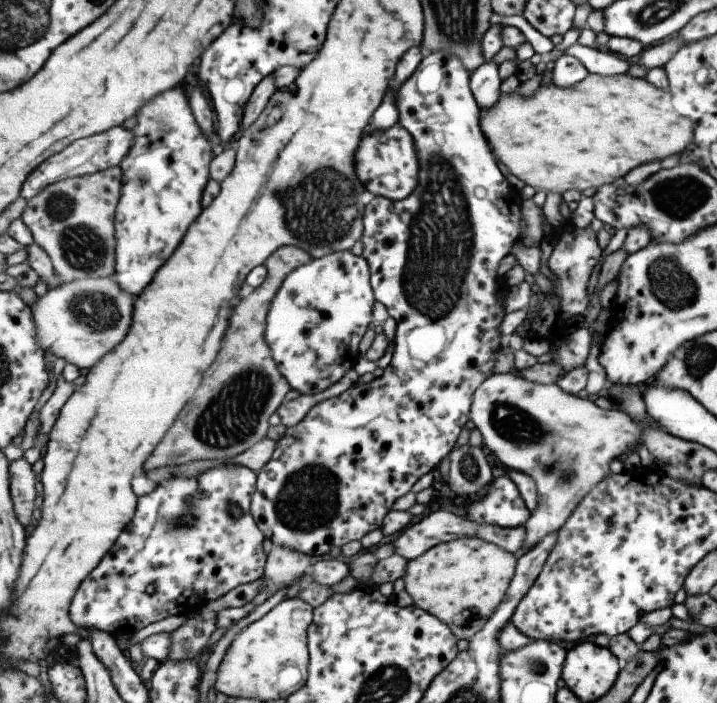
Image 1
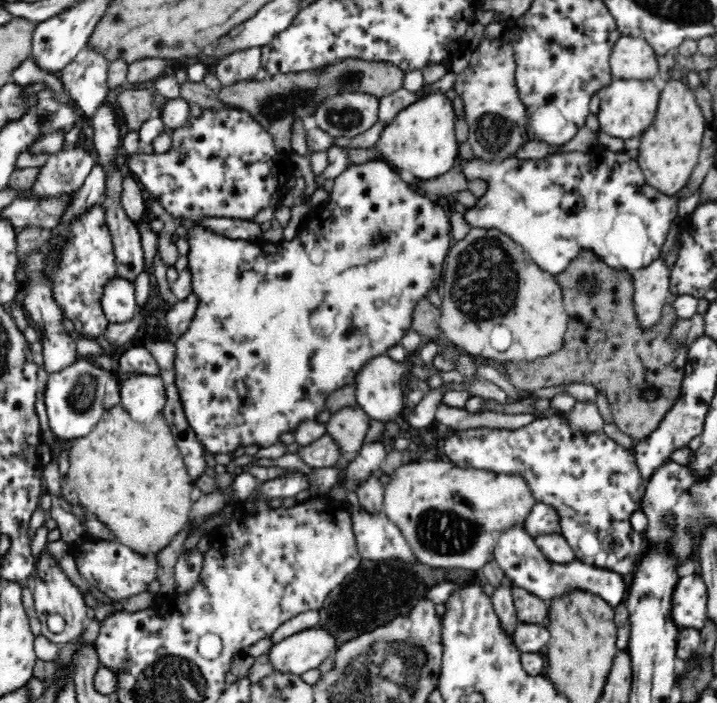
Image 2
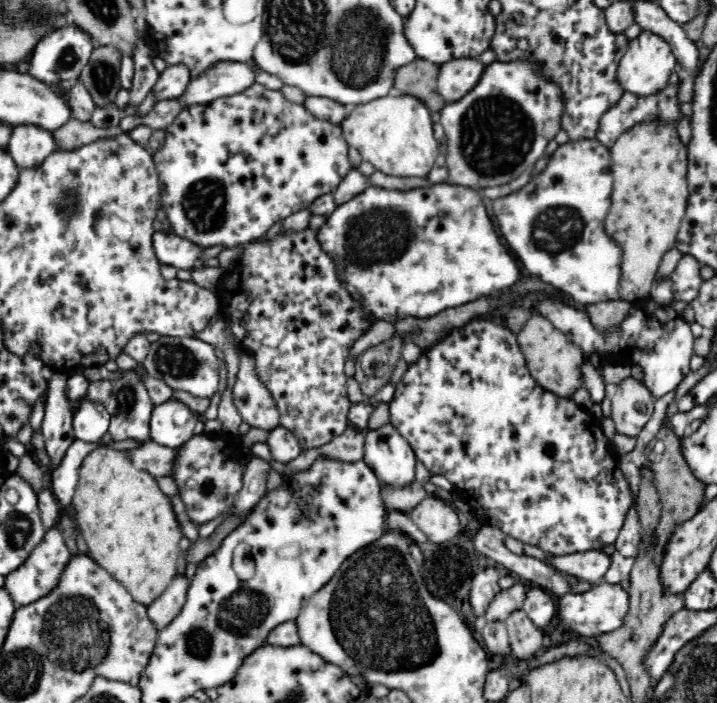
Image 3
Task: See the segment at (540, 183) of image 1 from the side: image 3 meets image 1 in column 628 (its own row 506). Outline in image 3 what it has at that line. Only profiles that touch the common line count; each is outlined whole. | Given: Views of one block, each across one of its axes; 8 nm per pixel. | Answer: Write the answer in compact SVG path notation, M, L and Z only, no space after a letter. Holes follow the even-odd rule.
M99 447L92 450L82 461L79 470L78 488L74 494L74 510L84 542L92 559L110 577L120 582L134 600L150 606L154 598L160 597L176 578L178 558L182 551L180 539L183 537L178 515L172 505L172 497L160 489L158 476L134 465L134 459L126 450L111 447Z

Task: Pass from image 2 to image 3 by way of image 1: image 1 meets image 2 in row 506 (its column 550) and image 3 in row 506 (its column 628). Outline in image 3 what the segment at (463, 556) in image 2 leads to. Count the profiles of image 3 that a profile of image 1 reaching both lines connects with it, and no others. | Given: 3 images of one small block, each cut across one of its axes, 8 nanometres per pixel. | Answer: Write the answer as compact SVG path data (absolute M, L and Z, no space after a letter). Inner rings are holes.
M428 496L409 511L430 542L446 542L462 530L457 509L446 498Z

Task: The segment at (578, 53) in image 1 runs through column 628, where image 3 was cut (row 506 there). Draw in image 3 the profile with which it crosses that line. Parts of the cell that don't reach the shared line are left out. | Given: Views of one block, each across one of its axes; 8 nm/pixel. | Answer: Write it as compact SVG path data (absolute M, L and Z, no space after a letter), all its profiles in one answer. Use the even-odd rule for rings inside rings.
M74 439L71 446L64 453L59 465L49 472L50 490L62 511L70 510L78 488L79 470L82 461L92 450L99 447L111 447L116 450L130 450L137 448L141 442L136 440L120 440L114 442L84 442Z

